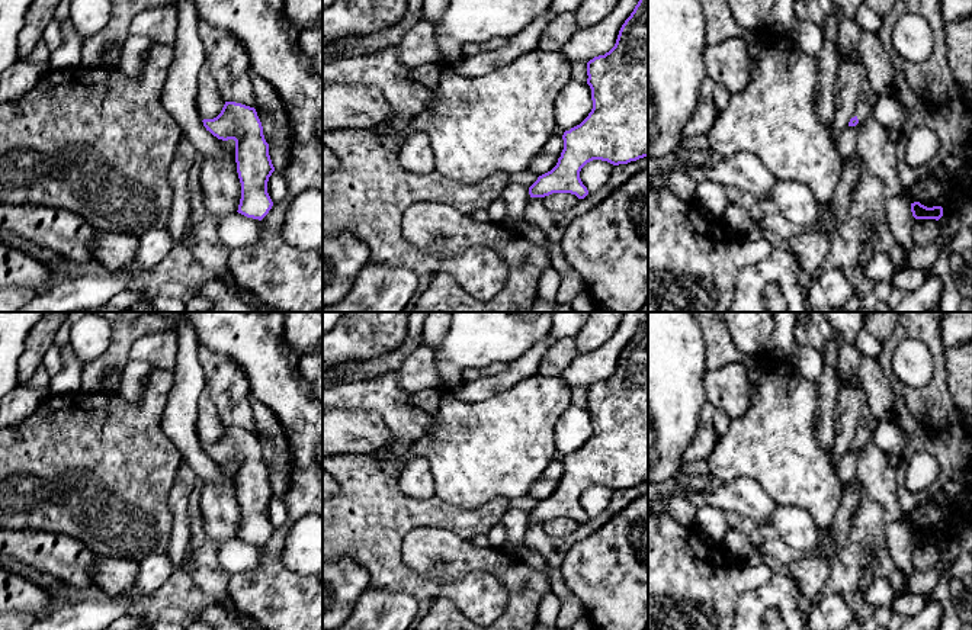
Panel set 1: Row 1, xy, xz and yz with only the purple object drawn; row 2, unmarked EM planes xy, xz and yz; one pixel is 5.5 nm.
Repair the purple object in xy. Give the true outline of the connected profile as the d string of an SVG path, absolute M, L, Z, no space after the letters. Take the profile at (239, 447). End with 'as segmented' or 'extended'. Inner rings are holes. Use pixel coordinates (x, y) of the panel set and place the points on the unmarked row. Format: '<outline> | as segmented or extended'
M225 427L214 444L203 444L203 451L222 466L235 466L235 488L241 508L238 539L262 546L273 531L267 518L267 507L275 492L269 480L269 469L254 433Z | as segmented

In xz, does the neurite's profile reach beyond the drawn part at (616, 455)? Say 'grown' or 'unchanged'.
unchanged

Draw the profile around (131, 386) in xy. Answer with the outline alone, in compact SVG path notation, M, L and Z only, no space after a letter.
M129 359L122 369L118 393L131 404L137 404L142 395L142 379L155 367L148 361Z

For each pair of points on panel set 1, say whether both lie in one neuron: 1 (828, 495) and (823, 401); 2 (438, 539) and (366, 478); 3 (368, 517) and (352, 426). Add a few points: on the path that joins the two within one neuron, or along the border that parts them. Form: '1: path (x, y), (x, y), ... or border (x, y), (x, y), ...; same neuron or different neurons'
1: border (814, 418), (814, 433), (818, 443), (830, 455); different neurons
2: border (458, 536), (442, 529), (413, 529), (400, 550); different neurons
3: border (375, 450), (337, 453); different neurons

